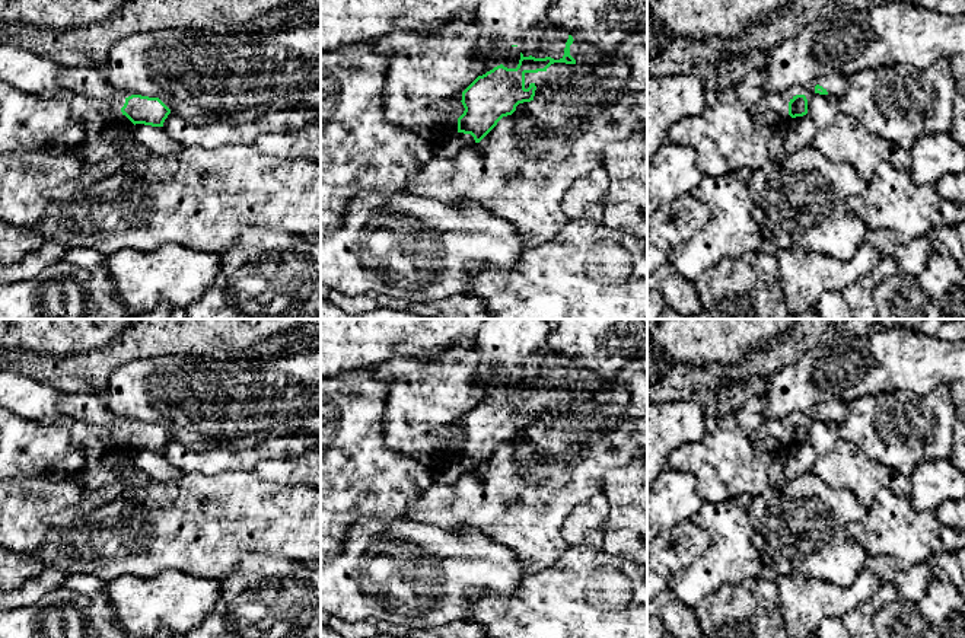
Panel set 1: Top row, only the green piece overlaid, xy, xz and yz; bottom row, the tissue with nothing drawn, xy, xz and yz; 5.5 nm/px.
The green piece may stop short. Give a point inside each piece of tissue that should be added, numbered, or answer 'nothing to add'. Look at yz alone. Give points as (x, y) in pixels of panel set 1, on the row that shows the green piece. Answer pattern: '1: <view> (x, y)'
1: yz (835, 85)

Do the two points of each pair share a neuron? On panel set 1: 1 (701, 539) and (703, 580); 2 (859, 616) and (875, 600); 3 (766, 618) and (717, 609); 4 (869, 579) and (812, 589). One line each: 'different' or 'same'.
1: different
2: same
3: same
4: same

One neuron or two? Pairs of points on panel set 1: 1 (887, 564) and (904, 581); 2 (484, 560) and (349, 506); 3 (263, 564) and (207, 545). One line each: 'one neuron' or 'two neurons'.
1: one neuron
2: two neurons
3: two neurons

